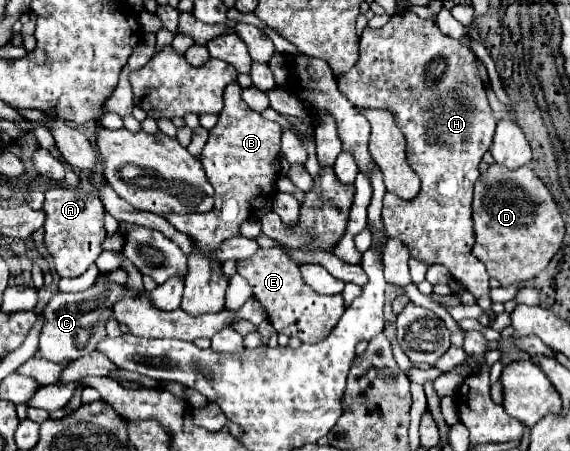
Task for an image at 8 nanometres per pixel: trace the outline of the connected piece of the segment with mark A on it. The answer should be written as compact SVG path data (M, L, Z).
M49 186L45 190L45 246L53 258L55 270L61 278L81 276L103 252L103 238L107 236L103 226L103 202L99 196L85 192L83 188Z

